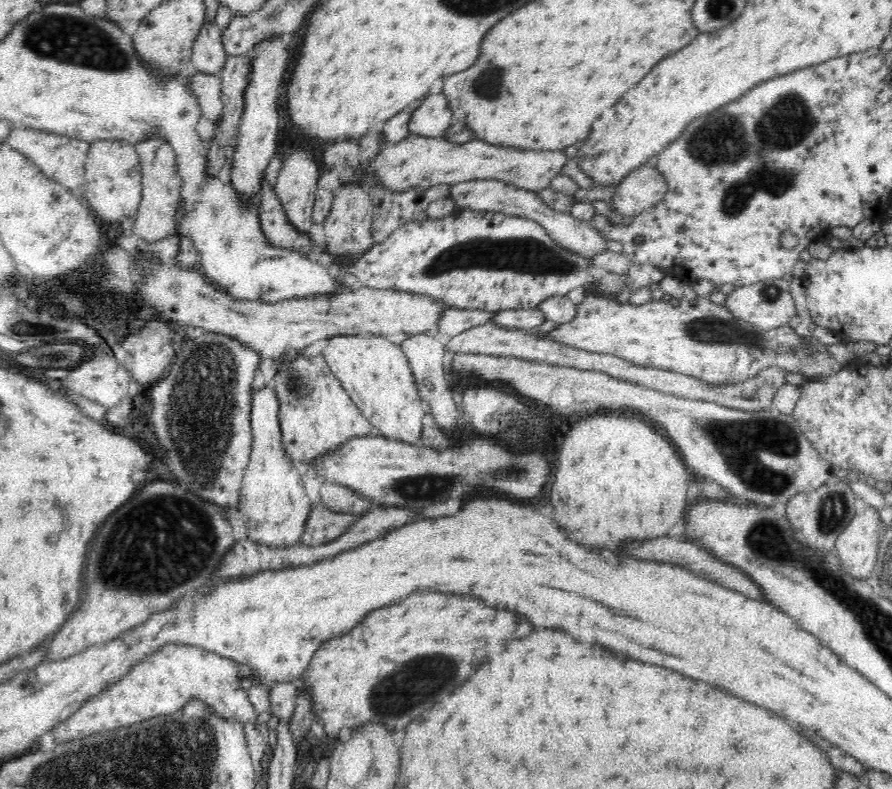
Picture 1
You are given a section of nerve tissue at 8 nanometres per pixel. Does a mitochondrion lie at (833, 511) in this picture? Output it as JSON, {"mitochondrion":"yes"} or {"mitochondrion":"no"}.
{"mitochondrion":"yes"}

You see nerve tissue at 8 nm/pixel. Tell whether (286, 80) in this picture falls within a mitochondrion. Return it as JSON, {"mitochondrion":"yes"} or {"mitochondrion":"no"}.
{"mitochondrion":"no"}

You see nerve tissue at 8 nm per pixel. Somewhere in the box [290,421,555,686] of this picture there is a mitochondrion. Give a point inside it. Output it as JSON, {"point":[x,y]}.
{"point":[426,487]}

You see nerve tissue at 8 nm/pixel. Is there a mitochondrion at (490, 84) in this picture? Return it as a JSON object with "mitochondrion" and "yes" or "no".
{"mitochondrion":"yes"}

